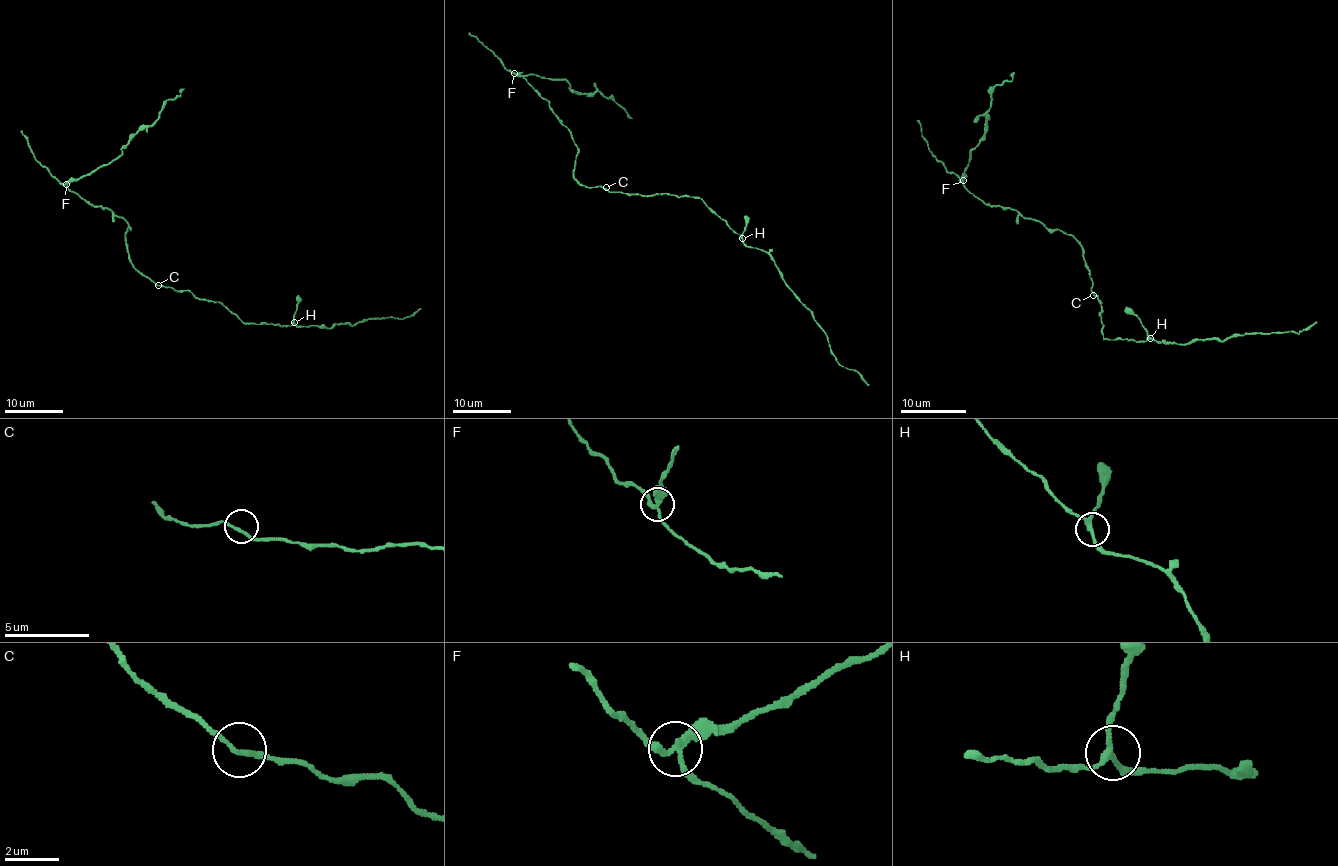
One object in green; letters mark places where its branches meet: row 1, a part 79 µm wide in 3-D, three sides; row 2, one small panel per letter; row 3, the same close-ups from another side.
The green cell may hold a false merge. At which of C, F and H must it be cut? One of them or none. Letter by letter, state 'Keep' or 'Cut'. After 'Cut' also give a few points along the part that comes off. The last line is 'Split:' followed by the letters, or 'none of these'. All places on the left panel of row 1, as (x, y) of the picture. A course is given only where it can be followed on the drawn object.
C: Keep
F: Cut. Course of the part to remove: (66, 184), (115, 159), (127, 143), (156, 119), (162, 106), (179, 95), (184, 88)
H: Keep
Split: F

